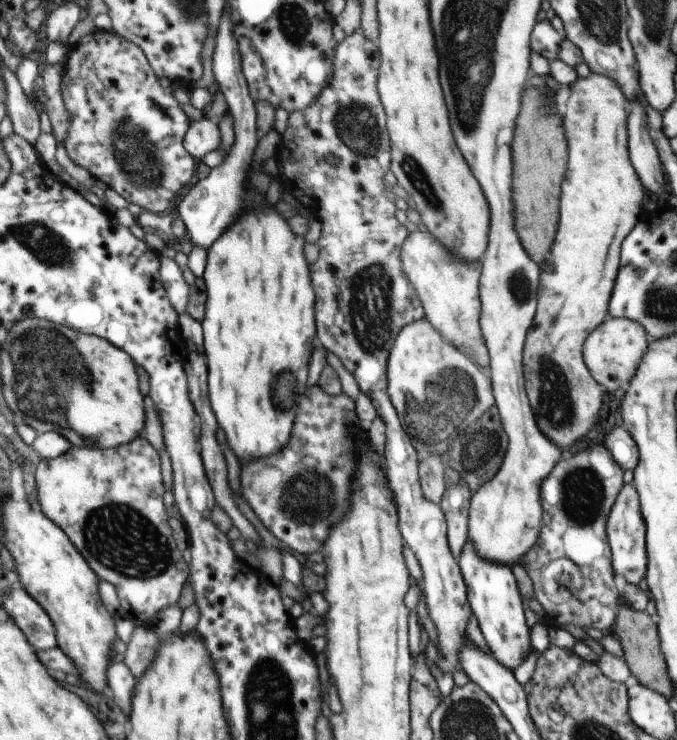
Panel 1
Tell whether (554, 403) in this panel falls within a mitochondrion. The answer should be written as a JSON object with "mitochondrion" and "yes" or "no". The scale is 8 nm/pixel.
{"mitochondrion":"yes"}

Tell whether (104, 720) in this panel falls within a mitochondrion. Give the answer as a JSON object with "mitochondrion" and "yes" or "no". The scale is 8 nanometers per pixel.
{"mitochondrion":"no"}

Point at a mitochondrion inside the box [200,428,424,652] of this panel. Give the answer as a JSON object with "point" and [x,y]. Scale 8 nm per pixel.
{"point":[310,497]}

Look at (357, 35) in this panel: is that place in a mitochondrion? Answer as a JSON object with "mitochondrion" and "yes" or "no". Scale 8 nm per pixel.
{"mitochondrion":"no"}

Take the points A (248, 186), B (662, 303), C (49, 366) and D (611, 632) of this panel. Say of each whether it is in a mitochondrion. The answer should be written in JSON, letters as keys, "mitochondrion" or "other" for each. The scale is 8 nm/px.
{"A":"other","B":"mitochondrion","C":"mitochondrion","D":"other"}

